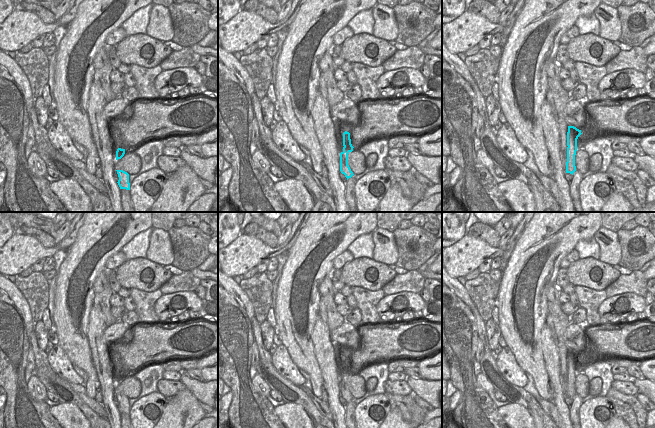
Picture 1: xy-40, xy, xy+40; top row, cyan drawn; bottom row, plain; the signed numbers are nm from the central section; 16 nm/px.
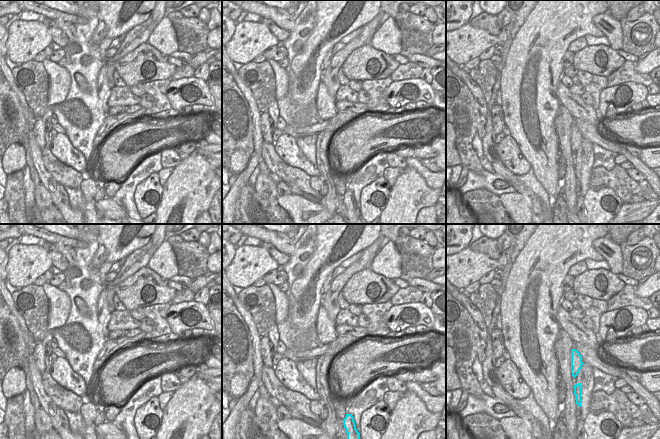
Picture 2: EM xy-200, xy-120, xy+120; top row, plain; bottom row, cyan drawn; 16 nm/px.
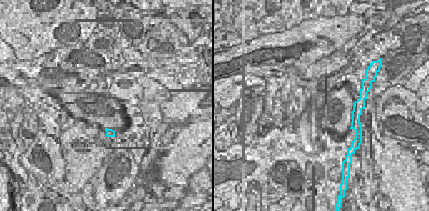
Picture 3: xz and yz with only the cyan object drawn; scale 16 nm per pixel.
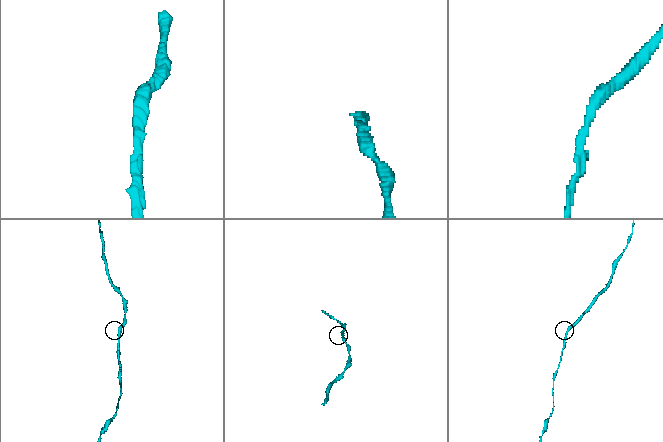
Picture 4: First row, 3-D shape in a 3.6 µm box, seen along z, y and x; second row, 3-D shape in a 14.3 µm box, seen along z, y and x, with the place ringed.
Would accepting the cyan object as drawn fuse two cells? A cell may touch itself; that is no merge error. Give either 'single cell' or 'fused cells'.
single cell

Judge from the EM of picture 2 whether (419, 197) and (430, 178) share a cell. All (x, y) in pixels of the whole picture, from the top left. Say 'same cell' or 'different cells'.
different cells

